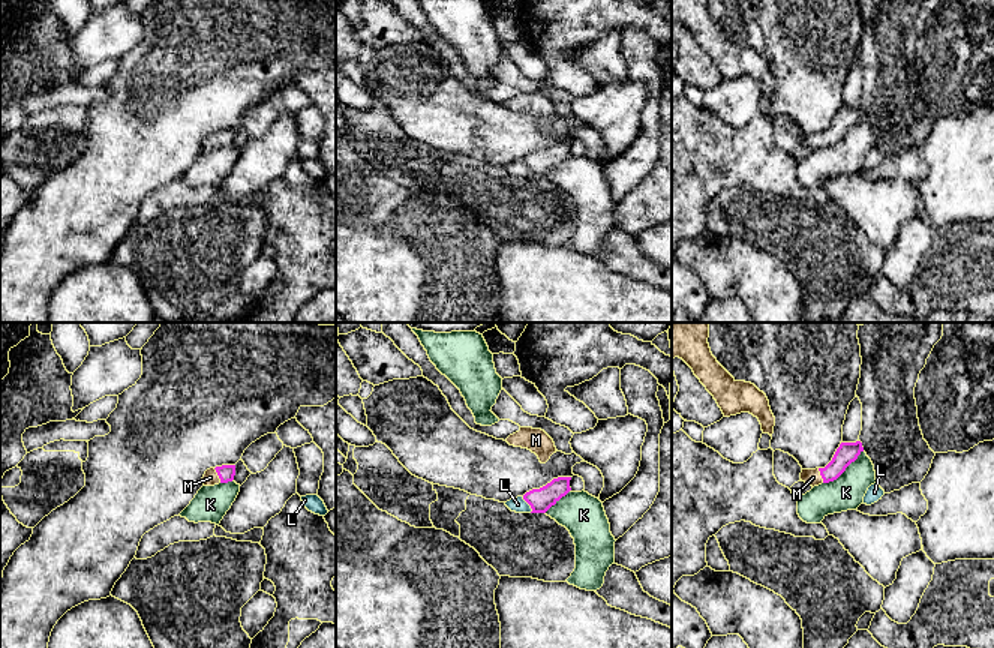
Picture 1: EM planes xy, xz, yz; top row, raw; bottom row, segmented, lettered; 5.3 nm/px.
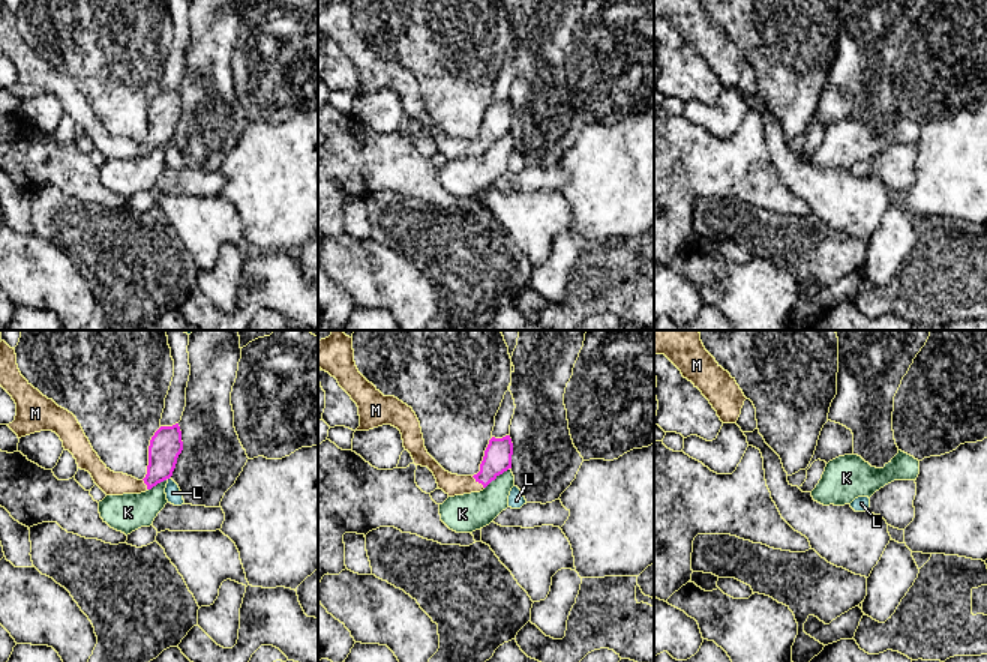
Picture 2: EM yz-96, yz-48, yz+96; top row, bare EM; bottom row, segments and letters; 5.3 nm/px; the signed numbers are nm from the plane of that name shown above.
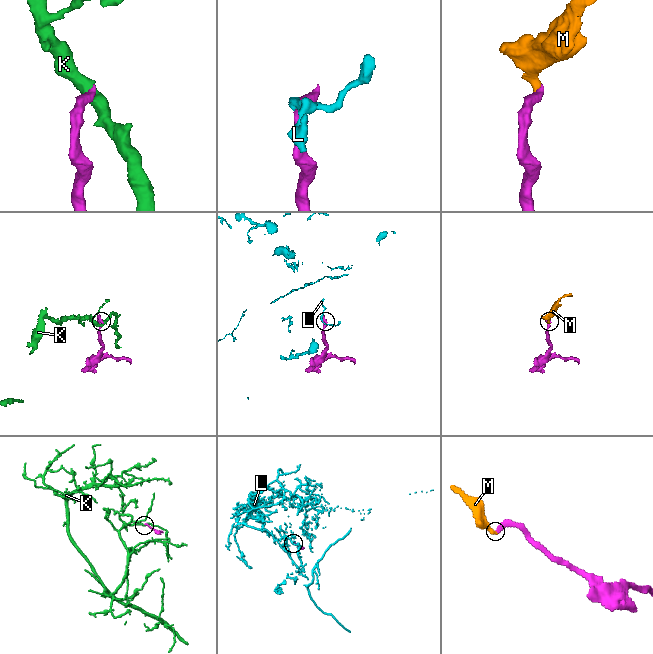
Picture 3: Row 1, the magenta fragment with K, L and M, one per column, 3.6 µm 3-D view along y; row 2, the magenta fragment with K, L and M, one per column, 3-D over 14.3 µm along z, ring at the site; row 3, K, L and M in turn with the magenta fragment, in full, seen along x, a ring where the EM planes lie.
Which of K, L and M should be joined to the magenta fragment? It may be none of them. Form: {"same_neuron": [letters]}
{"same_neuron": ["M"]}

